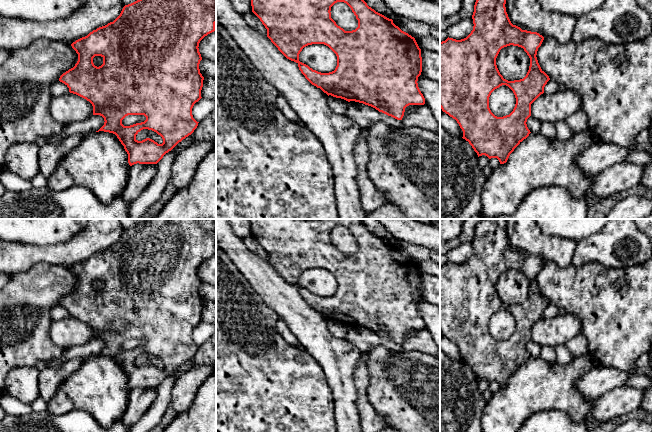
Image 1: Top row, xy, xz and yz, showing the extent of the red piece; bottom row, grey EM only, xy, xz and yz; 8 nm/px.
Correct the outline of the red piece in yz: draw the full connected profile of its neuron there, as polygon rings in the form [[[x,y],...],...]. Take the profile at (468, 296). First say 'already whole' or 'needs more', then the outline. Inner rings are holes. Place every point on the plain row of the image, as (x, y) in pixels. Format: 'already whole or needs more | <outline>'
already whole | [[[480,219],[474,229],[473,254],[464,263],[447,262],[440,266],[440,332],[455,343],[463,355],[463,363],[469,366],[478,381],[485,379],[489,383],[497,382],[500,388],[507,386],[514,373],[531,357],[527,351],[527,343],[531,340],[531,328],[544,317],[544,311],[550,304],[541,293],[537,284],[537,275],[544,261],[537,256],[522,254],[513,249],[506,236],[507,219]],[[507,270],[518,270],[524,273],[530,282],[530,290],[526,300],[520,304],[508,305],[500,298],[496,282],[500,274]],[[502,309],[508,310],[514,317],[516,328],[513,335],[506,340],[497,341],[489,332],[491,317]]]

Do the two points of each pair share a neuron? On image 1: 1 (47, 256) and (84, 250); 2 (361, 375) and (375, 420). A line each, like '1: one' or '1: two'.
1: one
2: one

